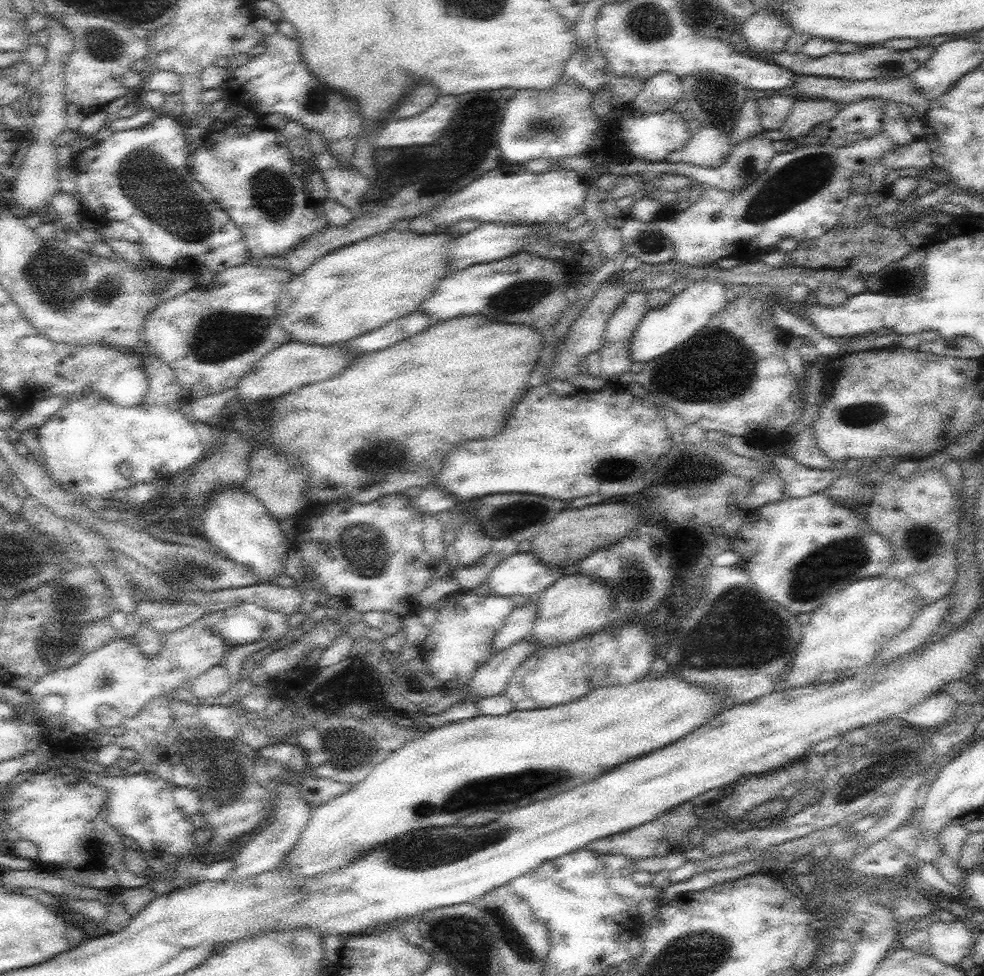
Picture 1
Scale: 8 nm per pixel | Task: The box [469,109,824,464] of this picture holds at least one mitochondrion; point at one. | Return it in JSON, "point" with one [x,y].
{"point":[716,367]}

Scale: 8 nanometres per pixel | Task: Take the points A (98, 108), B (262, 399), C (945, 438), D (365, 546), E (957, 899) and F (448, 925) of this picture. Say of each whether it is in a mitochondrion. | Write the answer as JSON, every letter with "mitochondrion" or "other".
{"A":"other","B":"other","C":"other","D":"mitochondrion","E":"other","F":"mitochondrion"}

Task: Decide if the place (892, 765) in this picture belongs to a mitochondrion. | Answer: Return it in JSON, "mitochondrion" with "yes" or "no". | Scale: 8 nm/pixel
{"mitochondrion":"yes"}

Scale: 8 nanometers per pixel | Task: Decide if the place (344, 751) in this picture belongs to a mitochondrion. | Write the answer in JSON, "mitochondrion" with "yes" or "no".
{"mitochondrion":"yes"}

